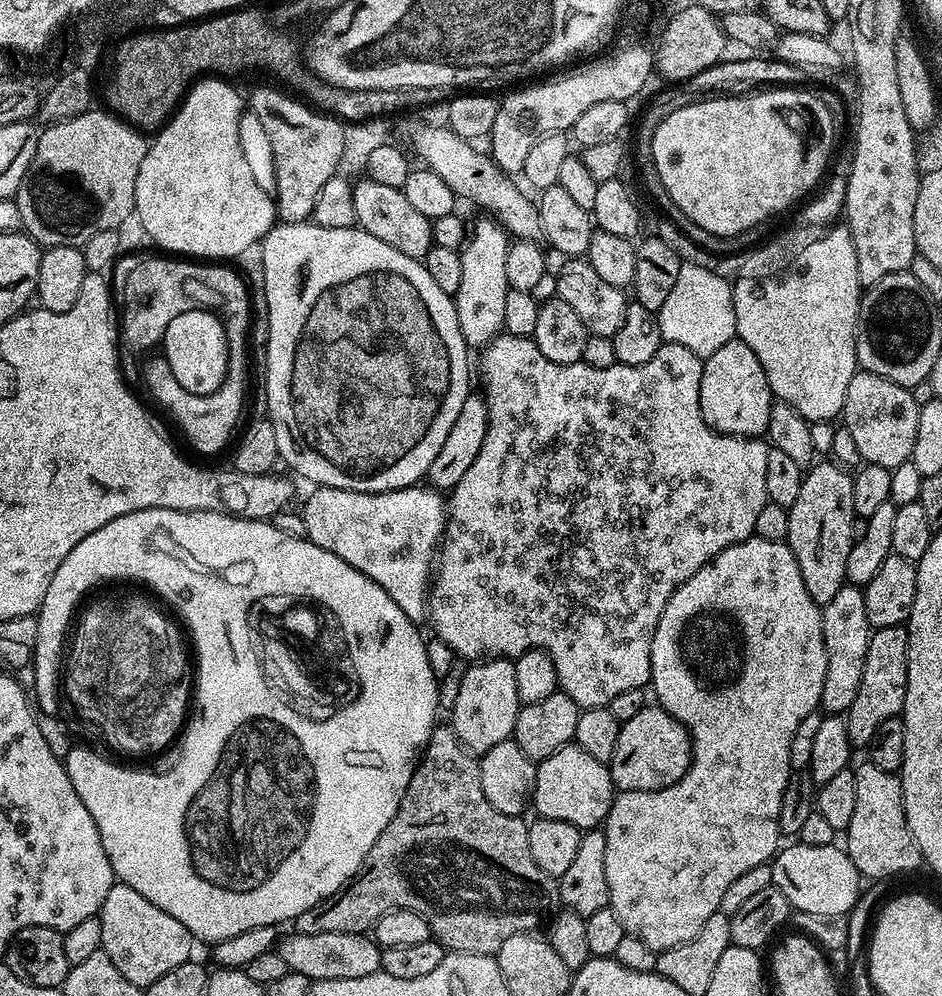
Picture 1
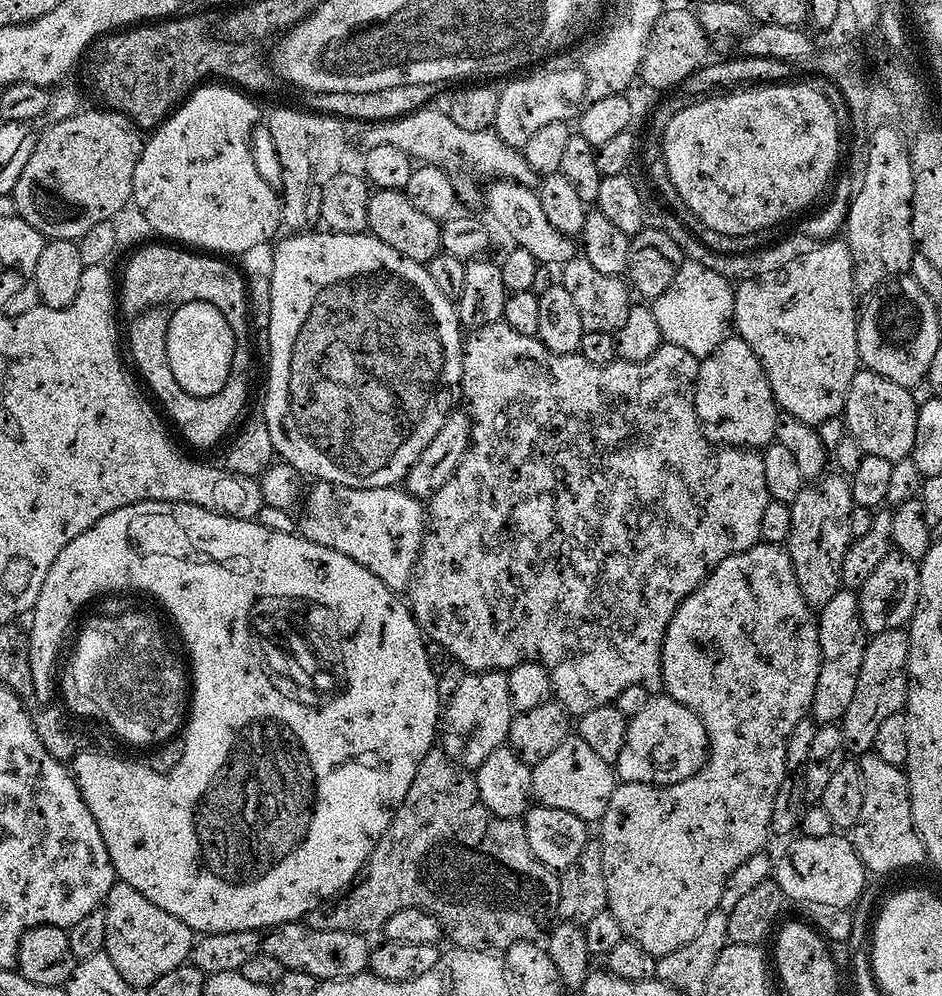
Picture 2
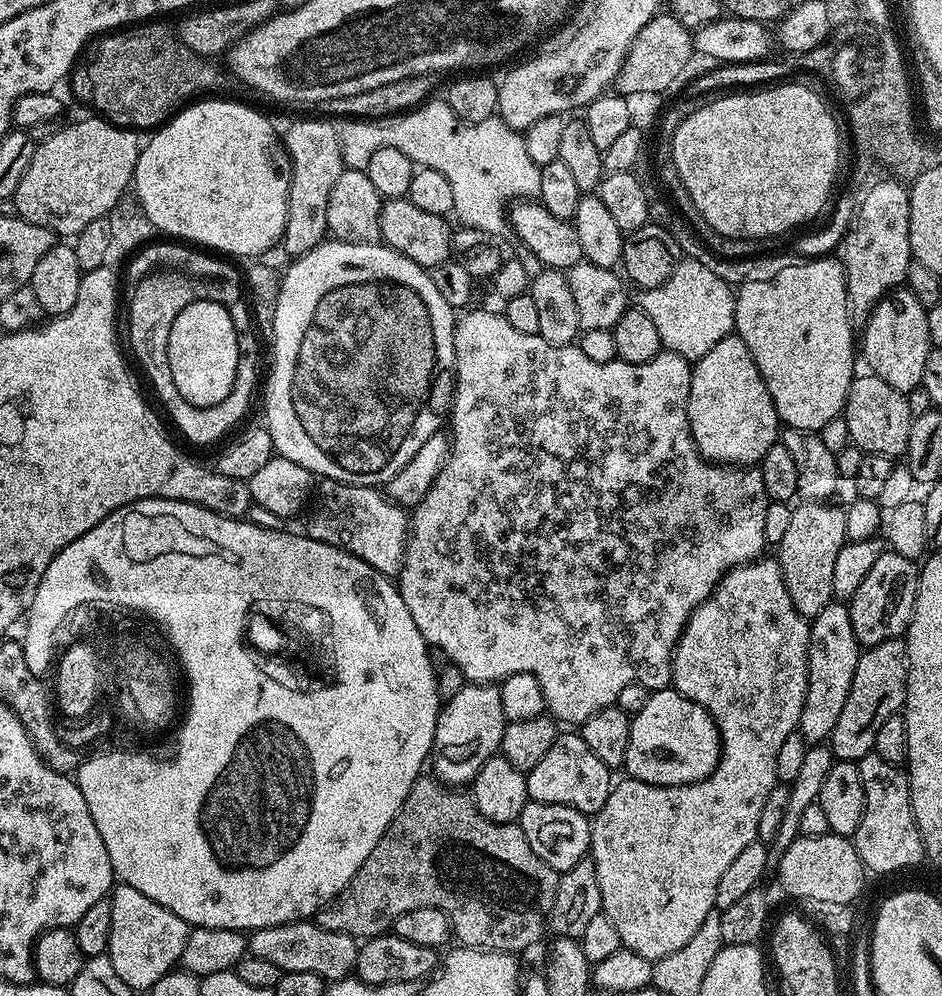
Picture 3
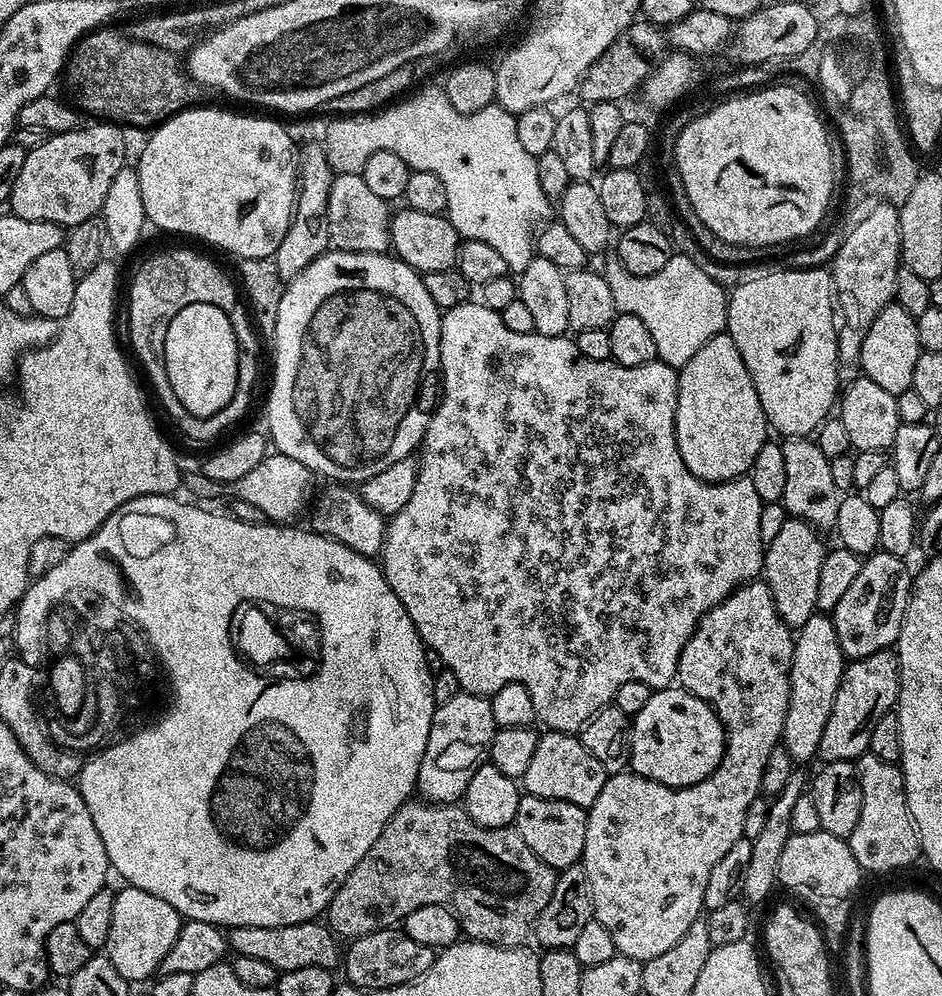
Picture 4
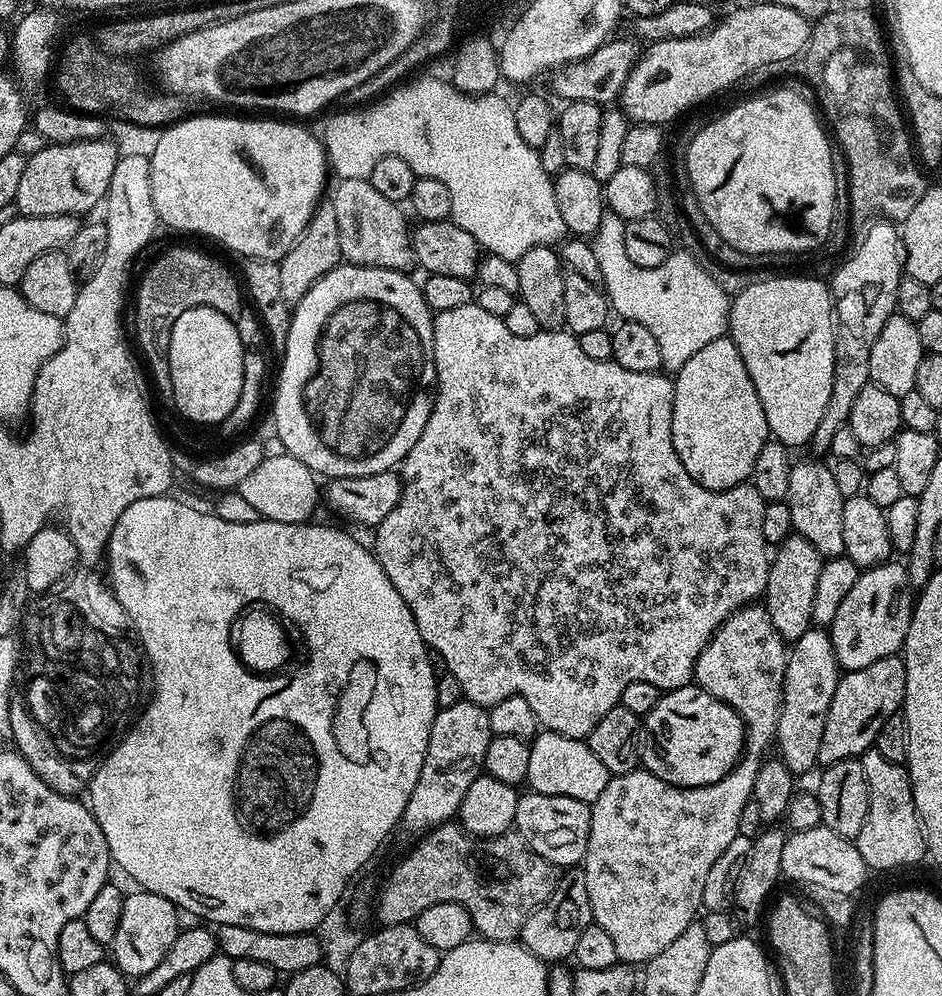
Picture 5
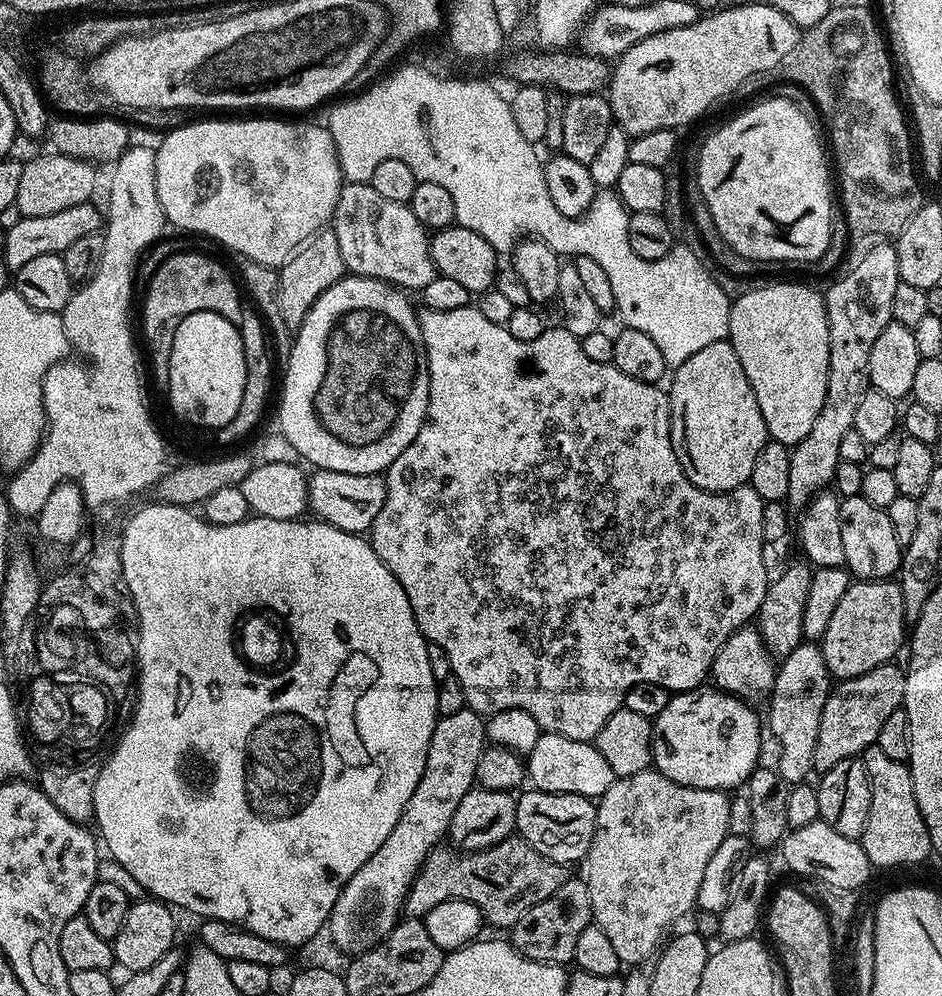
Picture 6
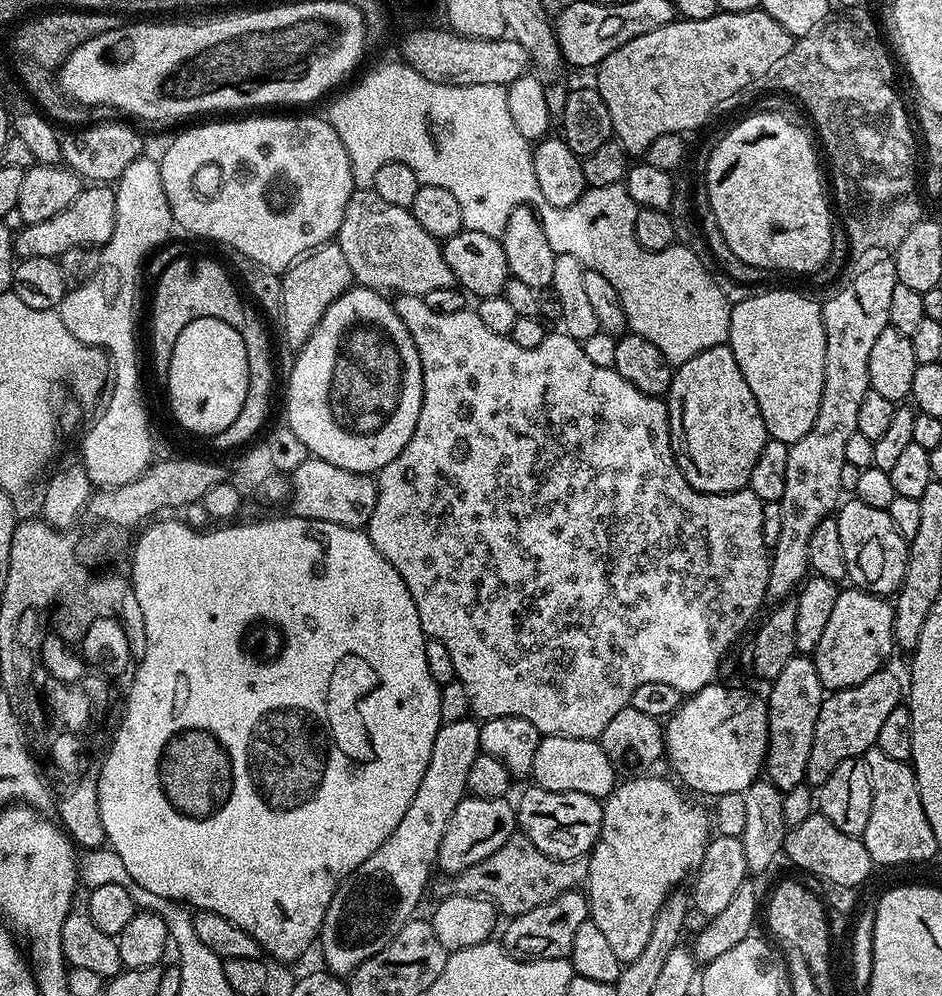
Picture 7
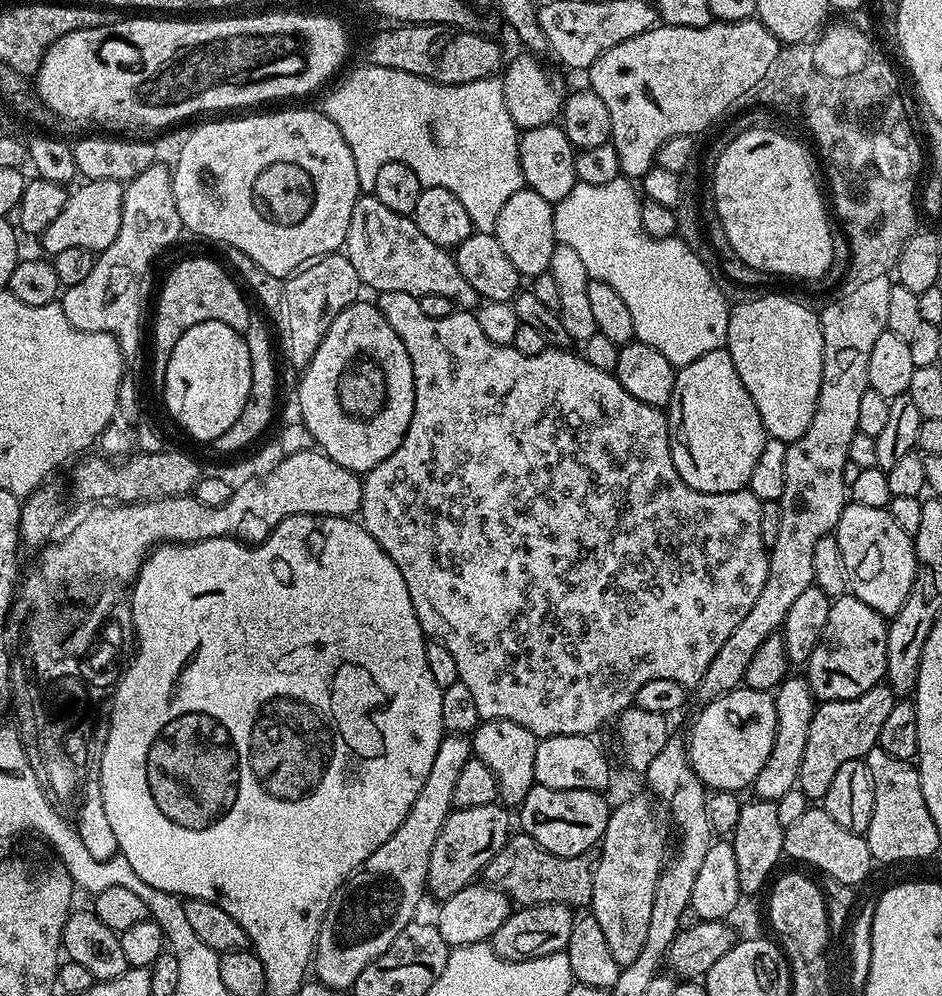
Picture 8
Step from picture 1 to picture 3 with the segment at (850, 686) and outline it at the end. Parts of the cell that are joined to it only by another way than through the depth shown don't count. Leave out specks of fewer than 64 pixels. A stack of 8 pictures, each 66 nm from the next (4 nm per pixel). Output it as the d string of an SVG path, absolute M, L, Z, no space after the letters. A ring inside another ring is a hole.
M844 602L828 604L822 614L811 617L808 629L808 689L798 731L809 745L814 745L825 743L834 726L838 726L842 706L846 706L850 694L850 682L854 682L862 645L854 638L854 626L850 626L848 606Z

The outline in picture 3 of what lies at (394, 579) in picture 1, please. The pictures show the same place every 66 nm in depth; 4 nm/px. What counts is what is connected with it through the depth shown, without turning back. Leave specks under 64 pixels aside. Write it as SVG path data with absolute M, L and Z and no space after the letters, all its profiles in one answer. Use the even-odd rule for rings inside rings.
M321 479L319 484L320 493L310 504L312 513L308 516L306 535L311 540L350 551L382 575L395 577L404 561L404 545L408 542L410 527L409 513L389 500L383 491L372 486L326 479Z

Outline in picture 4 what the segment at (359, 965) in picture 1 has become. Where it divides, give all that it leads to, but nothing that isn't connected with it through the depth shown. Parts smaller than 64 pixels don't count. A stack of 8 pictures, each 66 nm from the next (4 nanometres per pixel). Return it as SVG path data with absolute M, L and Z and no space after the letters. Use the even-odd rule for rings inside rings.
M324 922L294 926L238 926L227 933L227 938L228 947L235 955L265 960L282 974L290 970L306 970L306 966L332 970L342 960L341 941Z

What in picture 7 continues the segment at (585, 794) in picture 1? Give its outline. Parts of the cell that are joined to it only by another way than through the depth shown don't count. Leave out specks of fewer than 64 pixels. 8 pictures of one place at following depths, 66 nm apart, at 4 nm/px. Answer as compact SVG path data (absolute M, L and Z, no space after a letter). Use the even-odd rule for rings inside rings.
M545 736L538 746L538 754L534 754L531 779L538 788L607 798L618 783L618 773L596 740Z

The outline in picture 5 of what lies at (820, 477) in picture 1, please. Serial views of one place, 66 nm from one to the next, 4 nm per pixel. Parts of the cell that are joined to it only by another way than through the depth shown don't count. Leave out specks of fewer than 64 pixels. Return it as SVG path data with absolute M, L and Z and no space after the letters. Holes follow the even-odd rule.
M797 534L789 536L771 553L762 607L770 614L770 622L774 622L774 630L778 630L778 634L786 642L795 642L798 638L802 638L802 634L806 634L808 628L813 627L814 590L818 587L818 574L822 570L824 561L818 550L806 538Z

